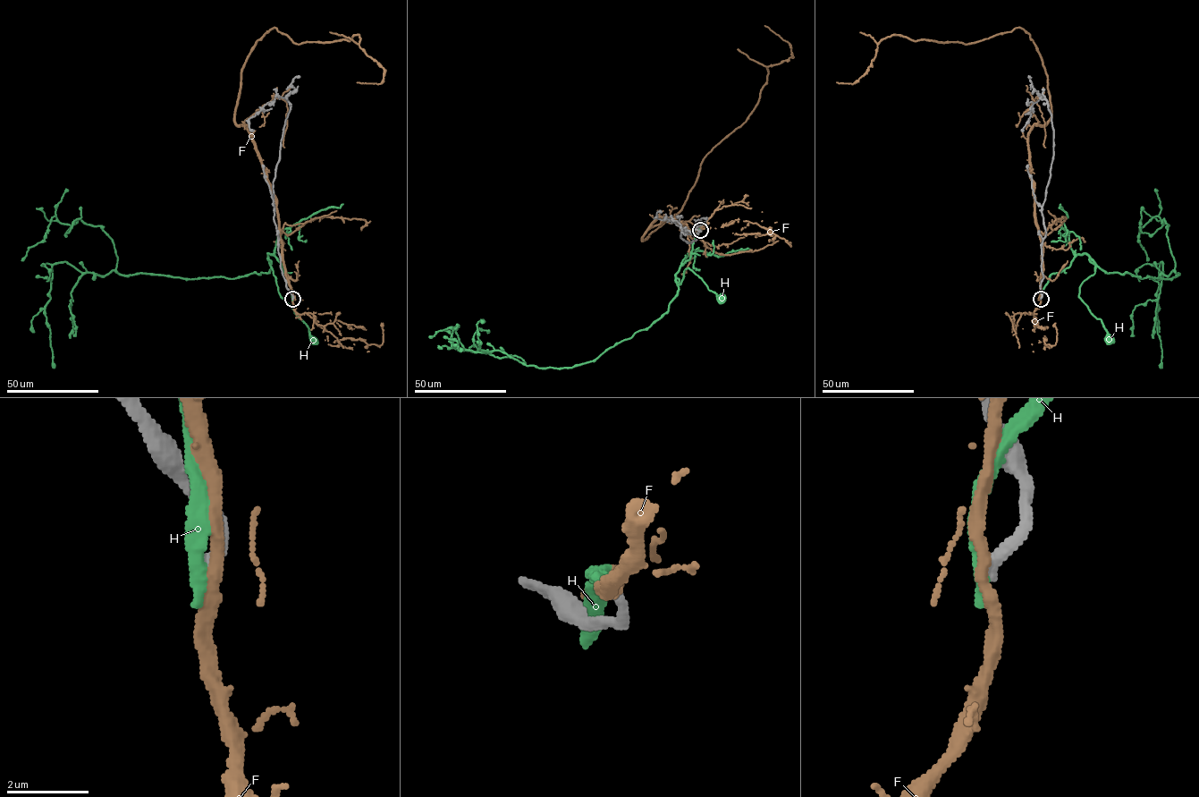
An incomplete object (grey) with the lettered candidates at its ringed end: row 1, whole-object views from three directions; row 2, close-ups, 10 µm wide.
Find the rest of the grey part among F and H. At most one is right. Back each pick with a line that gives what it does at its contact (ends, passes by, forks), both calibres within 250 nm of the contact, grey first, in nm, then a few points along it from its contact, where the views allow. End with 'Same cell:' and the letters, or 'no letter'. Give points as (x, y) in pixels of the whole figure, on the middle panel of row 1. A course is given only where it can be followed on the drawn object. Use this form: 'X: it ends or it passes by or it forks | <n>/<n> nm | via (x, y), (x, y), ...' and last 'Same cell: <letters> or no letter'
Same cell: no letter

